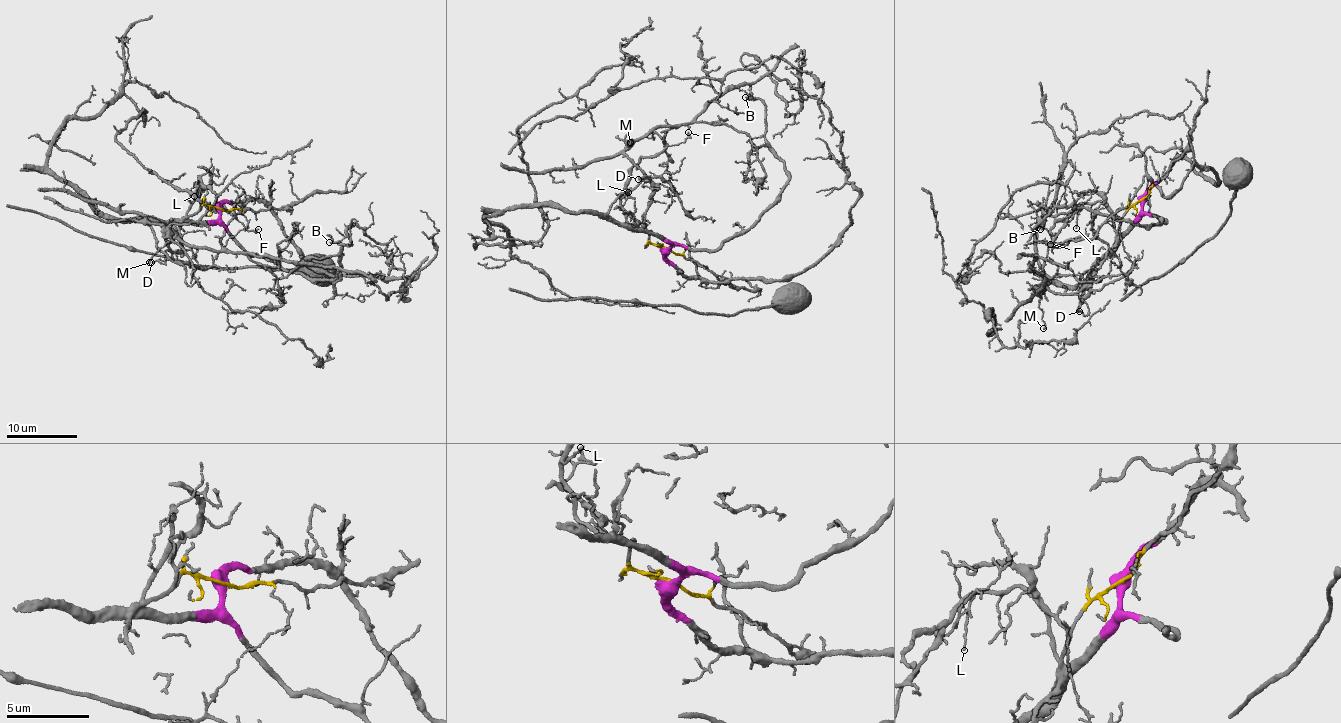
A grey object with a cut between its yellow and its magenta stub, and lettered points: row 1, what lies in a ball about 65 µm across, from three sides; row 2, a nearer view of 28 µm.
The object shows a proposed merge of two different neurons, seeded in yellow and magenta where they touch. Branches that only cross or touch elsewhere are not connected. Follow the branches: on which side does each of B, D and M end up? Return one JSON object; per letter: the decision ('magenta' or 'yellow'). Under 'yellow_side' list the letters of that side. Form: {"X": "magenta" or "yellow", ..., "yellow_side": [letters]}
{"B": "magenta", "D": "magenta", "M": "yellow", "yellow_side": ["M"]}

